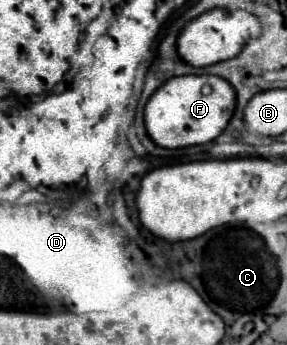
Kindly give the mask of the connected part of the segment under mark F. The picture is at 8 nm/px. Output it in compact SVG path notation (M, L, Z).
M174 76L164 82L148 100L144 126L152 142L160 148L186 148L212 142L226 128L234 114L236 92L220 76Z

